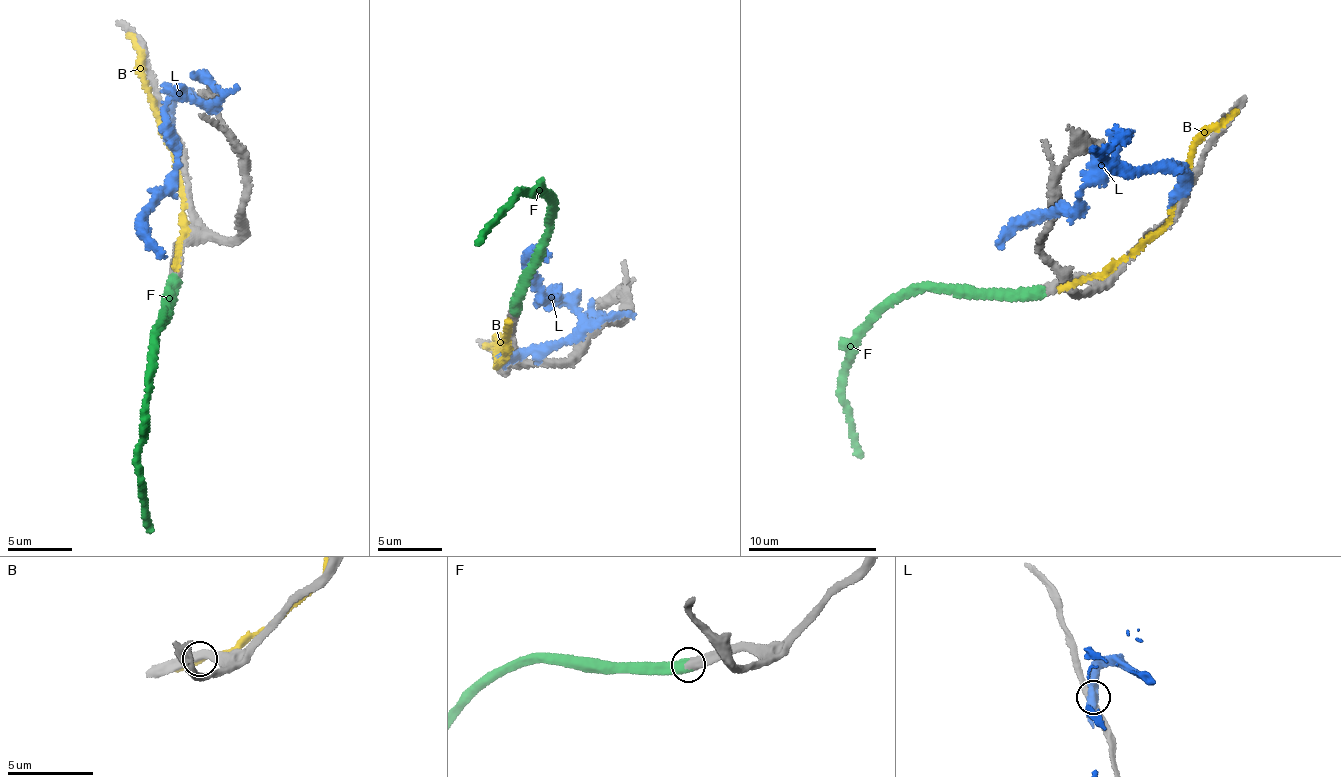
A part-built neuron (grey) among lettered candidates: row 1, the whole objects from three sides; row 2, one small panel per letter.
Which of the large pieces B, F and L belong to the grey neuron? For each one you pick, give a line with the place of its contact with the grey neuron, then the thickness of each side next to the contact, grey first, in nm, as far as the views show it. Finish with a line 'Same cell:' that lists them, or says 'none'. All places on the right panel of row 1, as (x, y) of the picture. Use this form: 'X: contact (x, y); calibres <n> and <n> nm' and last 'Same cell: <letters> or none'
F: contact (1039, 291); calibres 500 and 650 nm
Same cell: F

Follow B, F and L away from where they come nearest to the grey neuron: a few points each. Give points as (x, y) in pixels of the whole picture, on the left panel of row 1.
B: (177, 250), (187, 231), (173, 157), (128, 33)
F: (173, 279), (162, 295), (159, 325), (151, 330), (151, 379), (138, 455), (141, 497), (148, 530)
L: (171, 121), (177, 99), (203, 103), (193, 99), (165, 106), (174, 174), (143, 215), (148, 239), (166, 257)

